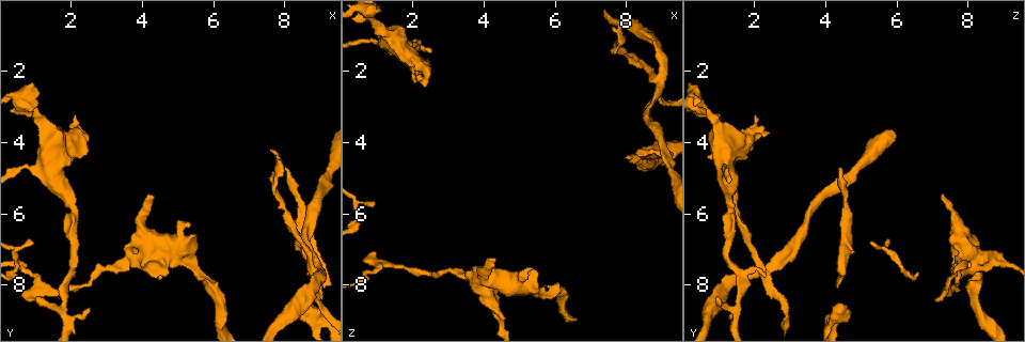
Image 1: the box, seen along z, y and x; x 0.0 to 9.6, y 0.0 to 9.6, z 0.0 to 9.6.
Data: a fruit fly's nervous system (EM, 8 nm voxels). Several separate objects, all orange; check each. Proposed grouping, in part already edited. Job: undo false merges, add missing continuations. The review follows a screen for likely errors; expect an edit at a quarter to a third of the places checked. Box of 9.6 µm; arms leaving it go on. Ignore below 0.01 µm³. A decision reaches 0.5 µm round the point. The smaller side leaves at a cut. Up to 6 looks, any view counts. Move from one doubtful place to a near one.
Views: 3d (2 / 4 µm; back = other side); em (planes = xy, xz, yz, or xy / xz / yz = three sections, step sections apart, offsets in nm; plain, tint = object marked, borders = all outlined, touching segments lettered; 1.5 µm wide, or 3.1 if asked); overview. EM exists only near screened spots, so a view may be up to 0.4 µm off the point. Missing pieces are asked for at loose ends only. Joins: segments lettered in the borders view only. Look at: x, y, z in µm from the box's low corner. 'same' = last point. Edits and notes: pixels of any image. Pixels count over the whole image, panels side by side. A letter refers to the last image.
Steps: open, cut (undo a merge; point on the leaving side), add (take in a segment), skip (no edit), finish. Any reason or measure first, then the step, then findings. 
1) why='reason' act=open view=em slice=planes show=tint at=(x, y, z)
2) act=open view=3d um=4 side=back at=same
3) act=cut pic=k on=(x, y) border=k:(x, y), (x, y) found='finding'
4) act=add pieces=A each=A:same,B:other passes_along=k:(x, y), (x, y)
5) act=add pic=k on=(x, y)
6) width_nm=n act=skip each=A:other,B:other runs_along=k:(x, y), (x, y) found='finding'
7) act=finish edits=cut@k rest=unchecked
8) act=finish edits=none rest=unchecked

why='sharp bend' act=open view=em slice=planes show=borders at=(8.85, 7.65, 2.35)

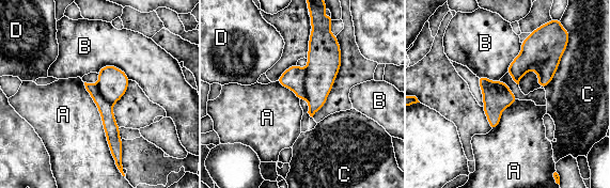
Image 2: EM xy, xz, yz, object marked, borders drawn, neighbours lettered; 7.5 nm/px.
act=cut pic=2 on=(294, 78) each=A:other,B:other,C:other,D:other part_leaving=2:(88, 85), (106, 109), (116, 155) found='two neurons meet here'

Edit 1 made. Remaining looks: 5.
act=open view=overview

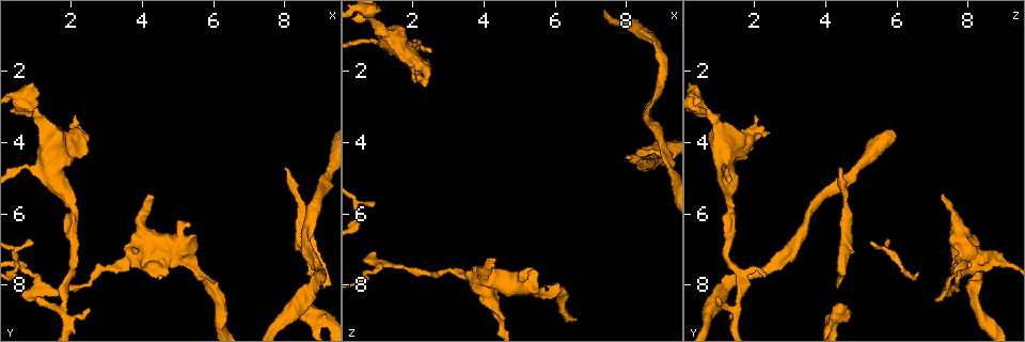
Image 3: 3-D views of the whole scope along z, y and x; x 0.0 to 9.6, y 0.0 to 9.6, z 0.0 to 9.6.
why='free end' act=open view=em slice=yz step=4 show=tint at=(0.90, 8.35, 7.05)

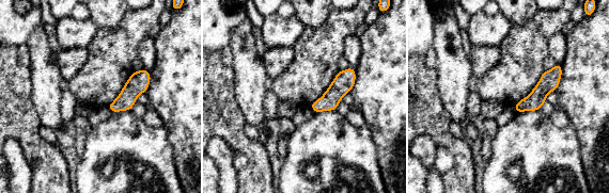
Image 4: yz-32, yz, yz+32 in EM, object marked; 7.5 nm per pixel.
why='cut it another way' act=open view=em slice=planes show=borders at=same

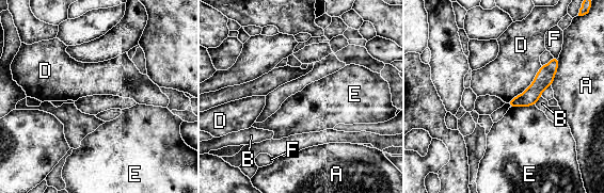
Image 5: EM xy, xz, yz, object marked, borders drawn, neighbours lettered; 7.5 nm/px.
act=skip each=A:other,B:other,D:other,E:other,F:other found='none of them fits'

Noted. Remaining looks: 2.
act=finish edits=cut@2 rest=unchecked

